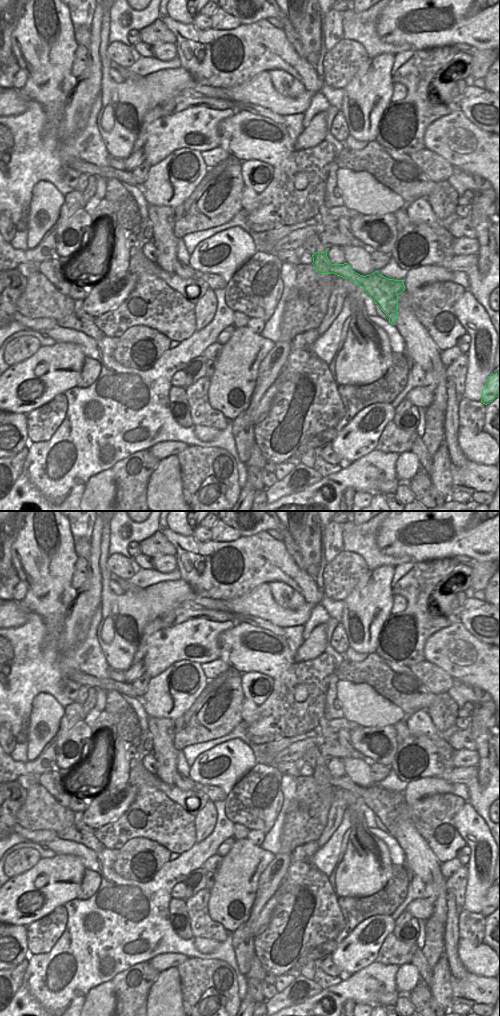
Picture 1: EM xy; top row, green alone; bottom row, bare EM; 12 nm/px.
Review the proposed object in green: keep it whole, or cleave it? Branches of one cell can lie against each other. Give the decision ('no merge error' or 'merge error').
merge error

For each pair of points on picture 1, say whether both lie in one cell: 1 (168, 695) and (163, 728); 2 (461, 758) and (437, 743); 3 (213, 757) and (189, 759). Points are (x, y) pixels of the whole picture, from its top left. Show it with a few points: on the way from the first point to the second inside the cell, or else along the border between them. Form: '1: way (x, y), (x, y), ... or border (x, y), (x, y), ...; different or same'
1: border (149, 716), (165, 717), (172, 721); different
2: border (454, 750), (453, 766); different
3: border (216, 745), (198, 756), (190, 767), (188, 776); different

